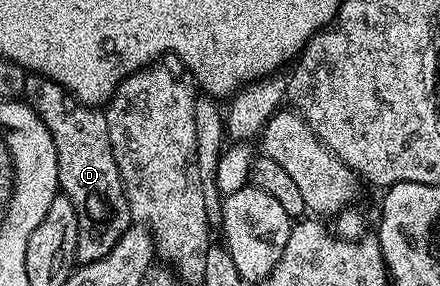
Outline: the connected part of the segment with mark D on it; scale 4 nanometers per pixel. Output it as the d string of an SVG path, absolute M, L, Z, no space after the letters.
M25 74L23 98L28 106L36 111L38 117L46 125L46 129L52 134L54 149L58 157L60 191L68 198L70 205L74 205L74 213L78 217L75 258L81 264L105 258L114 245L117 245L124 231L130 227L128 198L124 196L124 186L120 180L118 165L114 161L107 114L95 106L76 102L75 98L69 95L62 85L50 81L44 75Z

